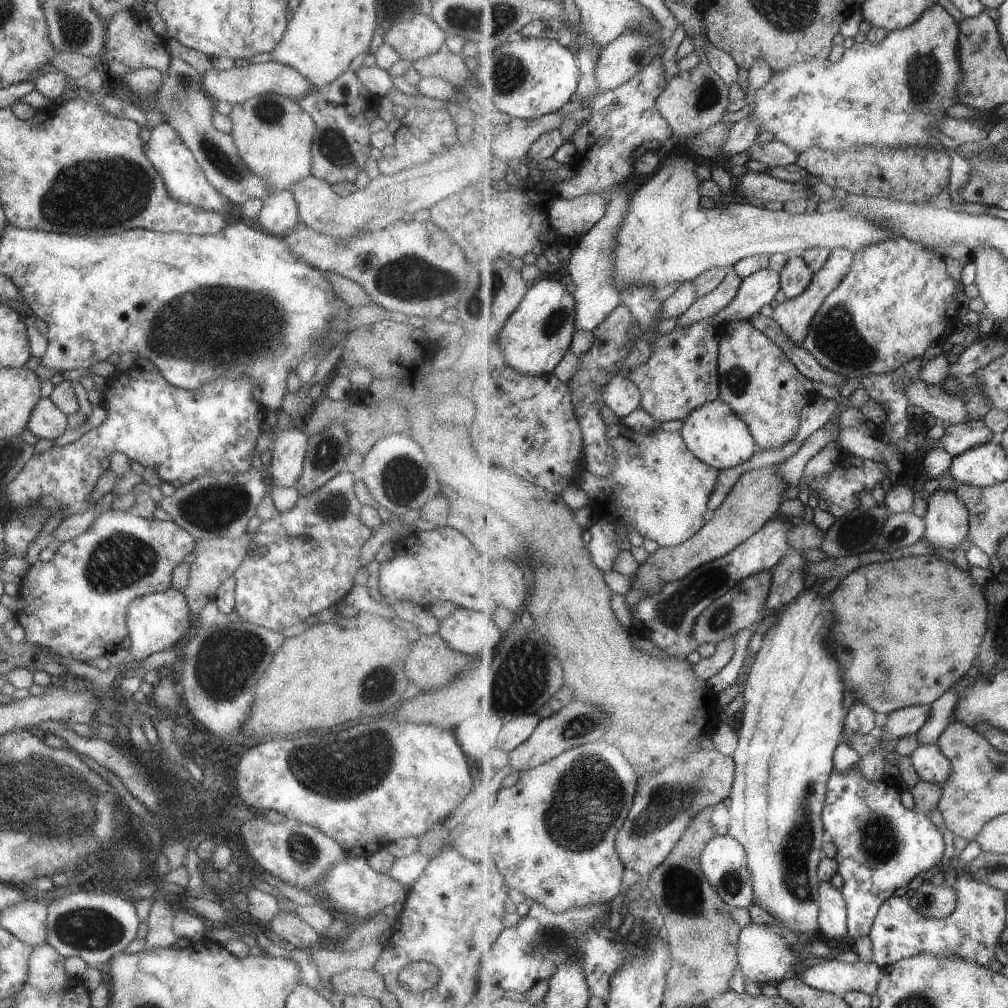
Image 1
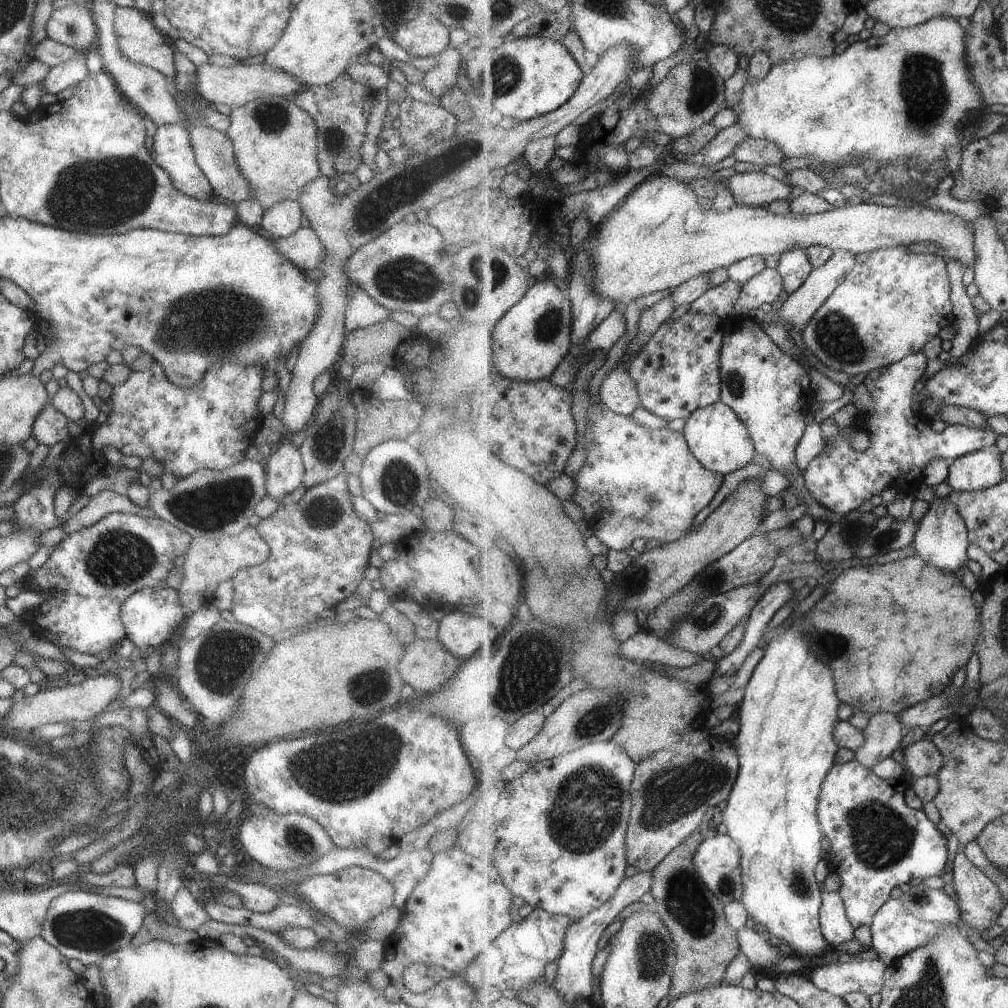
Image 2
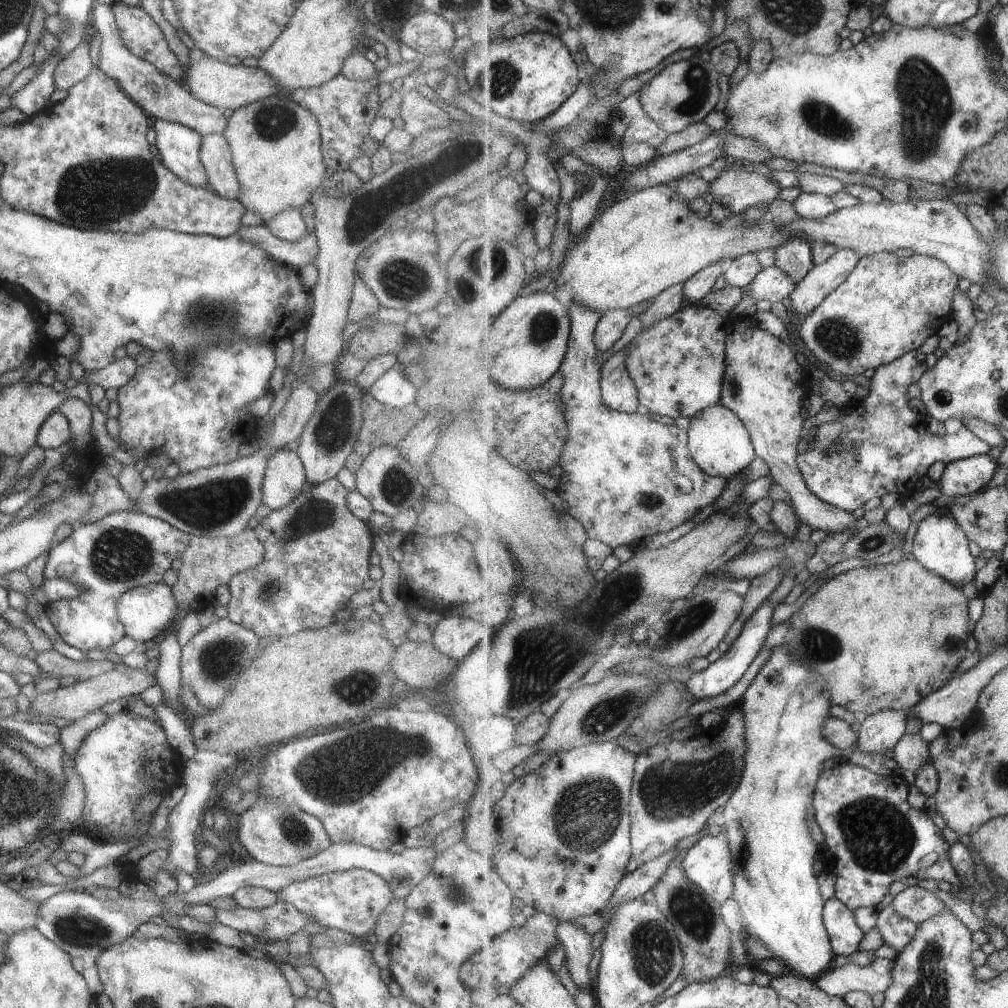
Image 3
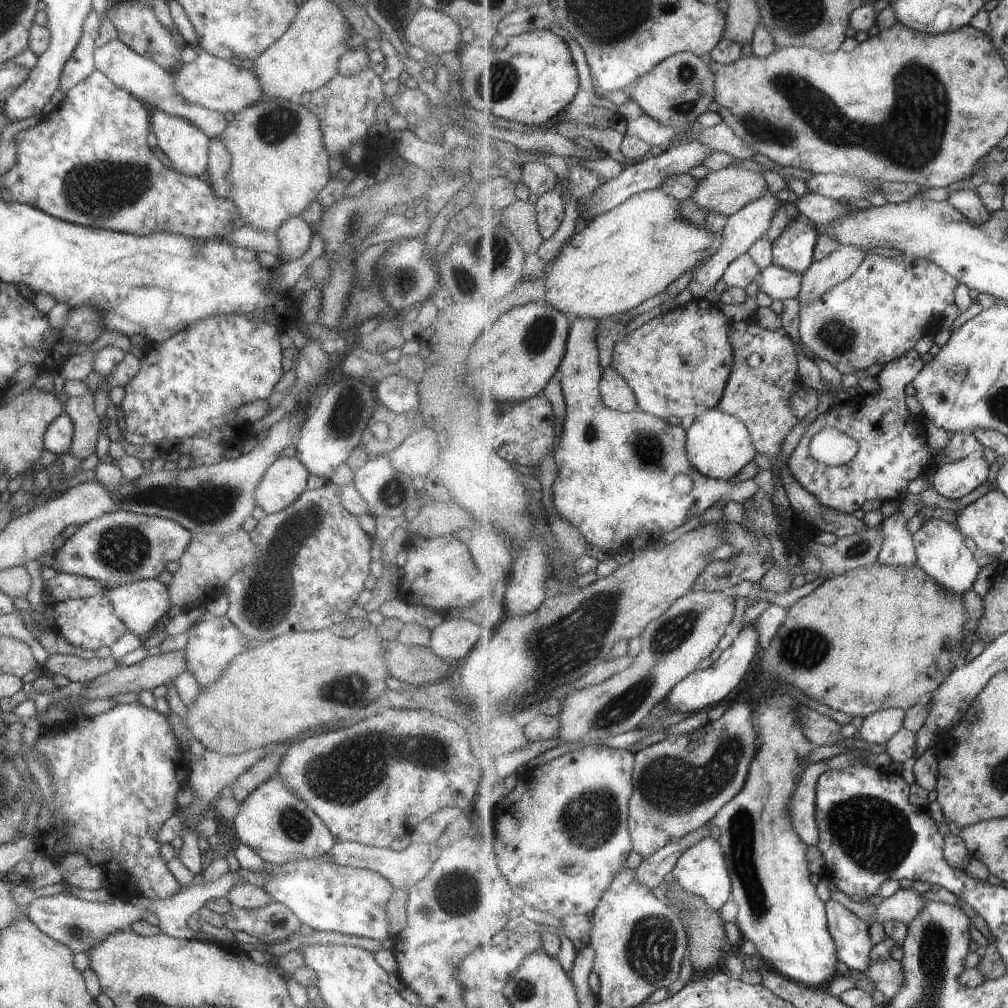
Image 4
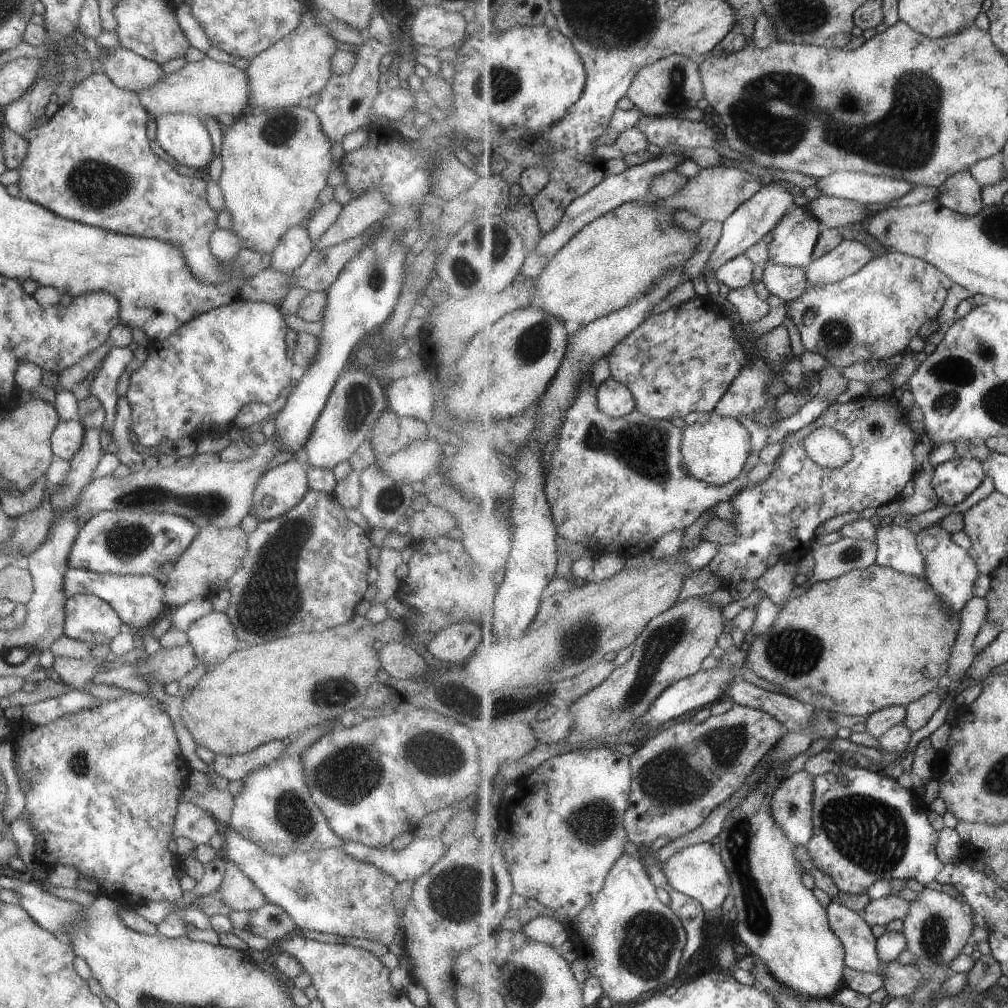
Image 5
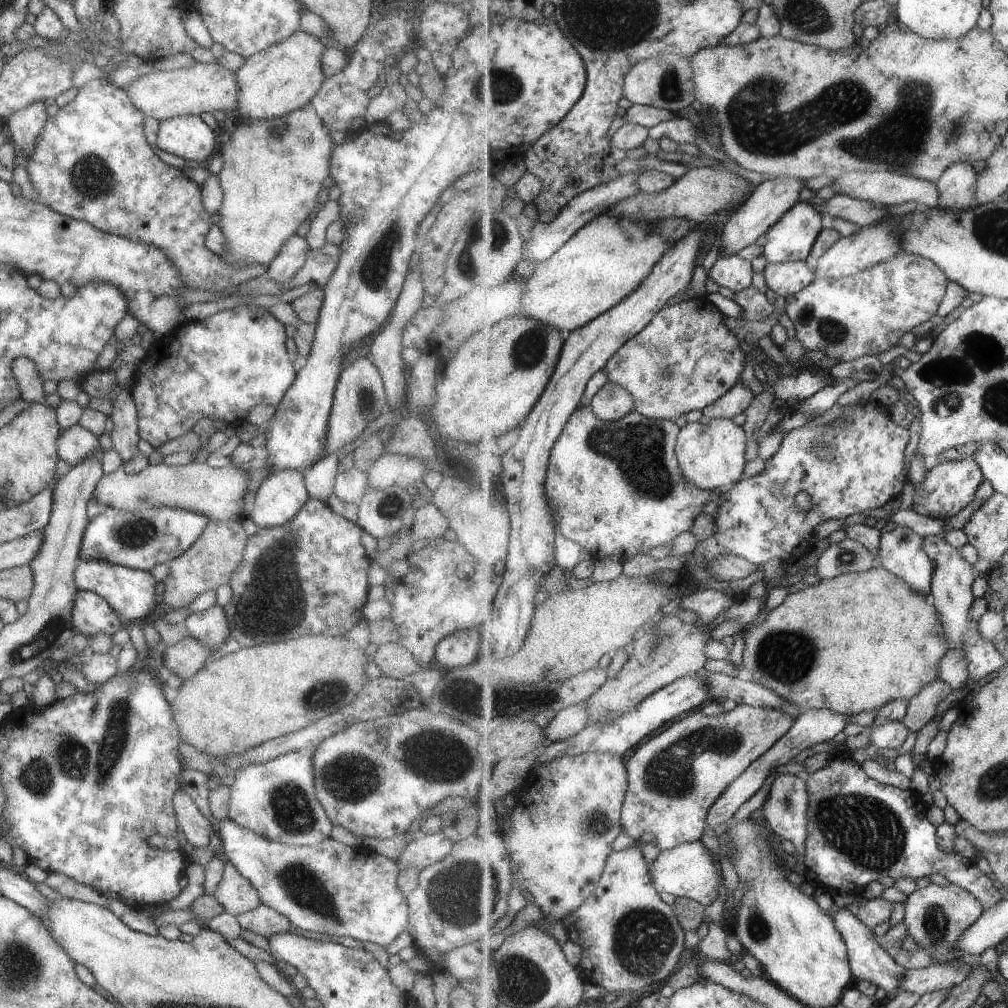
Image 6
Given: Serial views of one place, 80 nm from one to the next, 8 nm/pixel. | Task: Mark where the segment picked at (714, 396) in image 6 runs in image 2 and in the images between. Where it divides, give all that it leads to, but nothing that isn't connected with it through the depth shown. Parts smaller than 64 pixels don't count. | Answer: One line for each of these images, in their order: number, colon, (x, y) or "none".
2: (678, 371)
3: (679, 366)
4: (678, 363)
5: (684, 360)

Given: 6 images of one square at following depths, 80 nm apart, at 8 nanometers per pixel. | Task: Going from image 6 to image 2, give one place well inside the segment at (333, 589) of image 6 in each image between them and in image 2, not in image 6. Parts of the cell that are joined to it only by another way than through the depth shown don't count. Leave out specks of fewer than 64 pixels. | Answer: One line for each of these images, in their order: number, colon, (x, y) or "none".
2: (318, 549)
3: (315, 556)
4: (312, 558)
5: (305, 571)

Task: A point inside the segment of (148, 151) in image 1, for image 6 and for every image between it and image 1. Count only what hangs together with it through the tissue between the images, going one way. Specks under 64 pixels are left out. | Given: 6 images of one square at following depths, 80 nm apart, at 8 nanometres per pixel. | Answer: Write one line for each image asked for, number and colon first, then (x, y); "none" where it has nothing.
2: (170, 150)
3: (177, 146)
4: (184, 145)
5: (184, 137)
6: (186, 136)

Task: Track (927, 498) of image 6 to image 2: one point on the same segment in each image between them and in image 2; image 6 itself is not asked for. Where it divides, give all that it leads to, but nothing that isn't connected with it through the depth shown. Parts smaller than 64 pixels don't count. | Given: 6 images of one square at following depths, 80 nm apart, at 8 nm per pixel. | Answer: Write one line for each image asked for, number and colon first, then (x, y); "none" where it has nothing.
2: (980, 470)
3: (961, 478)
4: (953, 480)
5: (954, 481)

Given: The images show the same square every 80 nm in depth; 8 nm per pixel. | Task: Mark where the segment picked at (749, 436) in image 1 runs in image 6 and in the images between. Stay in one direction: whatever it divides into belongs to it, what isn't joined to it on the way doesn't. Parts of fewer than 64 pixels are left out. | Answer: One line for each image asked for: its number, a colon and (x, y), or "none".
2: (716, 435)
3: (720, 442)
4: (720, 445)
5: (715, 448)
6: (711, 452)

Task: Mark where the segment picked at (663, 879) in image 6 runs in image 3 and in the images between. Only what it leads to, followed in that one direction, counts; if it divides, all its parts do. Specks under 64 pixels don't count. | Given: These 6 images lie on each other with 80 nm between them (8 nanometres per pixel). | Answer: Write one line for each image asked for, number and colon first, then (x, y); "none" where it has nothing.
3: (708, 863)
4: (703, 870)
5: (698, 871)

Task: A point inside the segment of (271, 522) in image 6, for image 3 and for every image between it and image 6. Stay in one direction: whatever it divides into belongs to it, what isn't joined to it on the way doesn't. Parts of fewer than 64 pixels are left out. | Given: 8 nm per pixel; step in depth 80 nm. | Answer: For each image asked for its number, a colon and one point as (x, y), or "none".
3: (283, 476)
4: (285, 478)
5: (279, 489)

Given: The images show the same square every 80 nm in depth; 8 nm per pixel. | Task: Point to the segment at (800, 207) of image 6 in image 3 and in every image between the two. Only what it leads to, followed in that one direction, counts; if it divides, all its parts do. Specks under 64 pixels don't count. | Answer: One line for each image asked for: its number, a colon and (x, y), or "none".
3: (796, 257)
4: (794, 249)
5: (794, 240)

